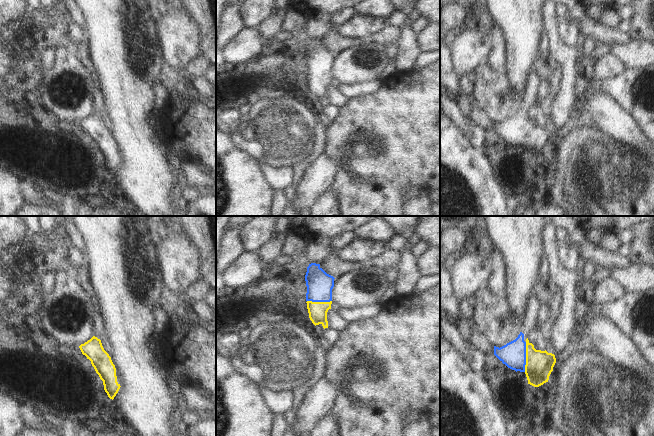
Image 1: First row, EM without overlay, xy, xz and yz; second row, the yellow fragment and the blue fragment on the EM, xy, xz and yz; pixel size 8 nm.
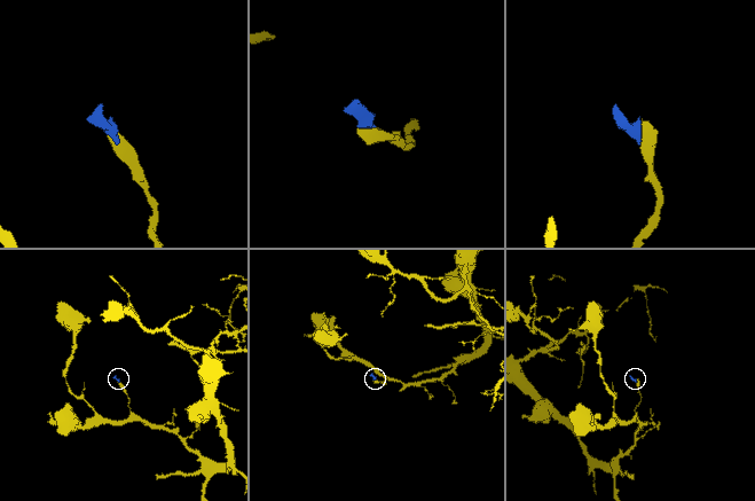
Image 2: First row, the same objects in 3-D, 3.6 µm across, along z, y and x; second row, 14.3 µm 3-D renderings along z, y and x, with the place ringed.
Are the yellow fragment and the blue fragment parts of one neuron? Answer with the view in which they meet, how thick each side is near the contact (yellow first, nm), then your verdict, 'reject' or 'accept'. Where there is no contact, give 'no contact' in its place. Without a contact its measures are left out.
yz | 220/200 nm | accept

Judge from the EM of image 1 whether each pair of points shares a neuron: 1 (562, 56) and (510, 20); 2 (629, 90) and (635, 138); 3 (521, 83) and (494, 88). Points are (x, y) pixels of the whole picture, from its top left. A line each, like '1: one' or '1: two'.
1: two
2: two
3: two

